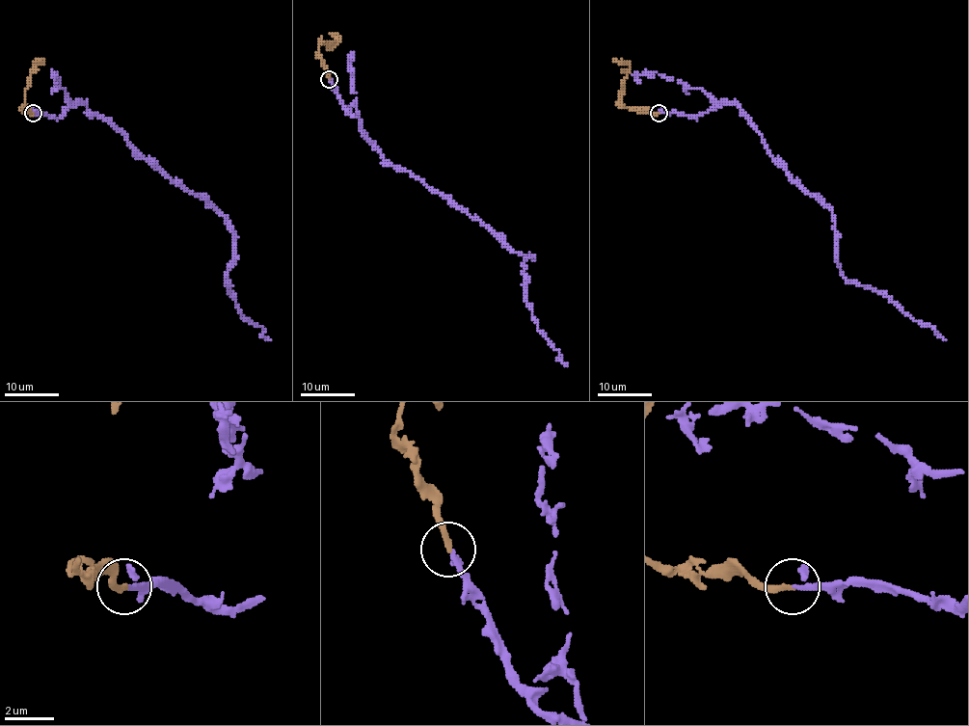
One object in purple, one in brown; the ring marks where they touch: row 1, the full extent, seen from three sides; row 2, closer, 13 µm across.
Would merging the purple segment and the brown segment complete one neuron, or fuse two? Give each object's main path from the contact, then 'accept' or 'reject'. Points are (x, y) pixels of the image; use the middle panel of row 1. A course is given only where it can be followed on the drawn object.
purple runs (330, 78), (342, 107), (388, 164), (476, 216), (514, 252), (530, 255), (524, 262), (526, 305), (567, 365); brown runs (329, 78), (319, 54), (319, 43), (320, 40), (330, 48), (336, 41), (336, 37), (330, 34); accept

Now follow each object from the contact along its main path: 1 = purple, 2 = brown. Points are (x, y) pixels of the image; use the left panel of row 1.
1: (34, 113), (61, 118), (85, 105), (224, 217), (232, 233), (229, 293), (240, 314), (270, 340)
2: (32, 113), (22, 111), (22, 104), (34, 66), (40, 62), (34, 61)

